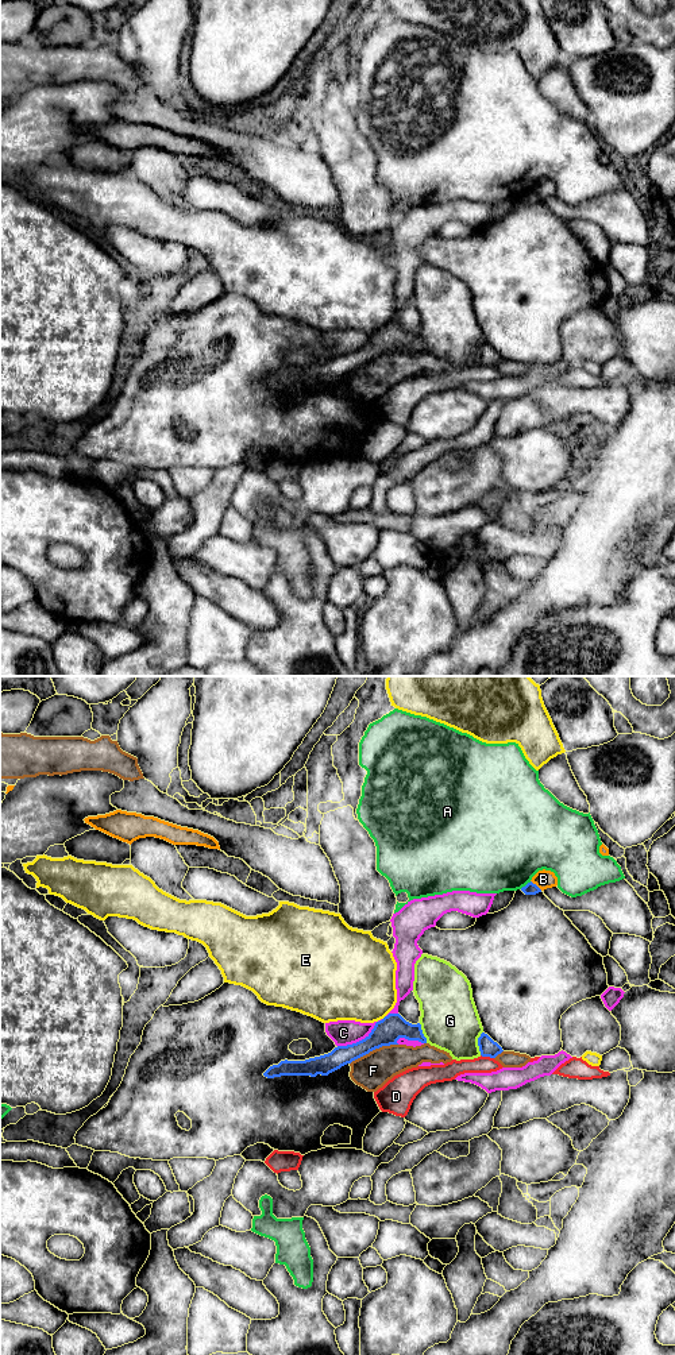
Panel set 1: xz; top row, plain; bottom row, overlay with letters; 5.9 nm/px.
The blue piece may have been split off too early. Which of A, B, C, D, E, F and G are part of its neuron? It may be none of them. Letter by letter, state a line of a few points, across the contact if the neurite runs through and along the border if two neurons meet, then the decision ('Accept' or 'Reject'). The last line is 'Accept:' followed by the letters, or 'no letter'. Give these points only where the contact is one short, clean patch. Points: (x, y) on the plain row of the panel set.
A: Reject
B: Reject
C: Reject
D: Reject
E: Reject
F: Reject
G: Reject
Accept: no letter

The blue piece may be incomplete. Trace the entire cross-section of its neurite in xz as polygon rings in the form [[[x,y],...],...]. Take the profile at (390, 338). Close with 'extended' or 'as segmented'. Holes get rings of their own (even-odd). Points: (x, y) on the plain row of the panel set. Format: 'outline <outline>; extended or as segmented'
outline [[[389,323],[375,332],[374,337],[364,348],[356,352],[338,355],[328,363],[305,370],[281,370],[278,374],[270,375],[263,385],[267,387],[281,385],[328,385],[375,358],[398,354],[397,350],[400,347],[427,352],[420,332],[412,333],[400,323]]]; as segmented

